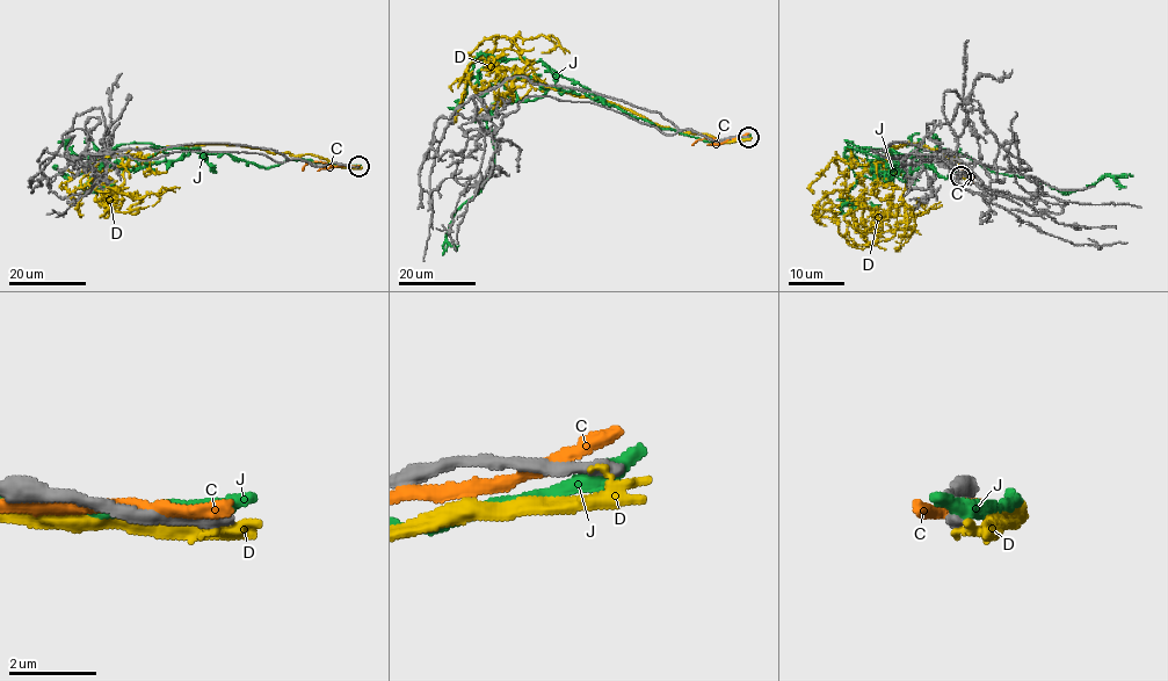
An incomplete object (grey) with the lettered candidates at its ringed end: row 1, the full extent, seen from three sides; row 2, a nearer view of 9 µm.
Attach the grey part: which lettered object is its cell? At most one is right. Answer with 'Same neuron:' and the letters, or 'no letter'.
Same neuron: no letter

